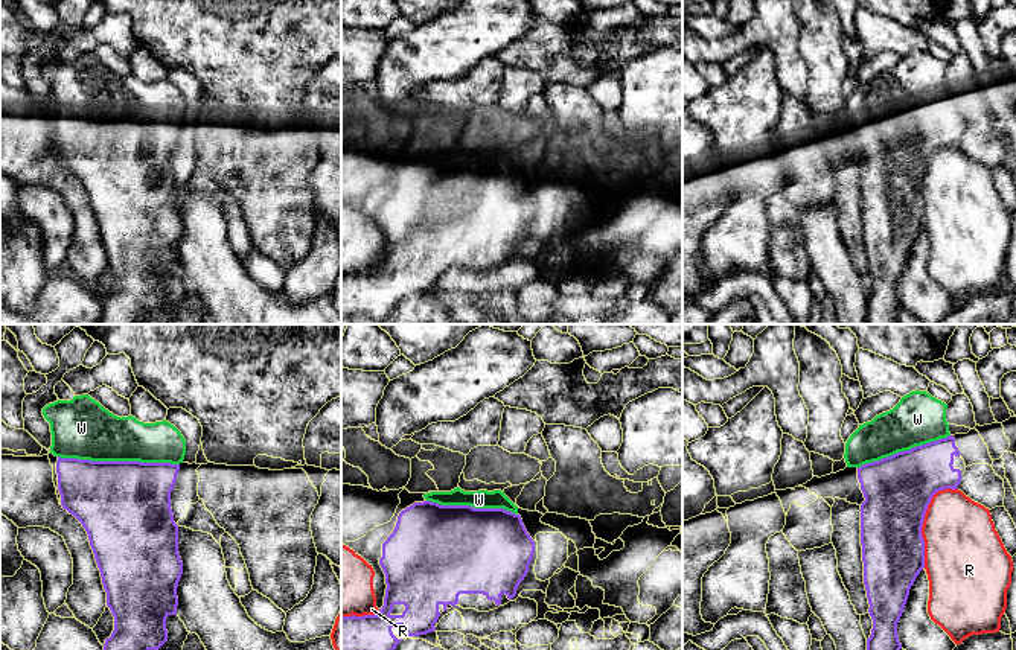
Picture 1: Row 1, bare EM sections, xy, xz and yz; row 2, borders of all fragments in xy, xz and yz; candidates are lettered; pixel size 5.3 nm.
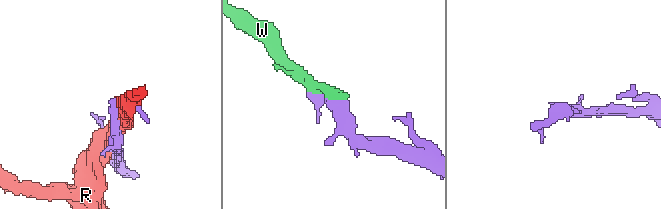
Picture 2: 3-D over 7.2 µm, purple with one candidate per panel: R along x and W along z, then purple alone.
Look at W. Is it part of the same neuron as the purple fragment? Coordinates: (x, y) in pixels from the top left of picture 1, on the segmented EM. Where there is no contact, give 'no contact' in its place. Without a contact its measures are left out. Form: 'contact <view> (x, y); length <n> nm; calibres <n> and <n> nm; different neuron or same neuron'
contact xy (119, 462); length 650 nm; calibres 480 and 320 nm; same neuron

